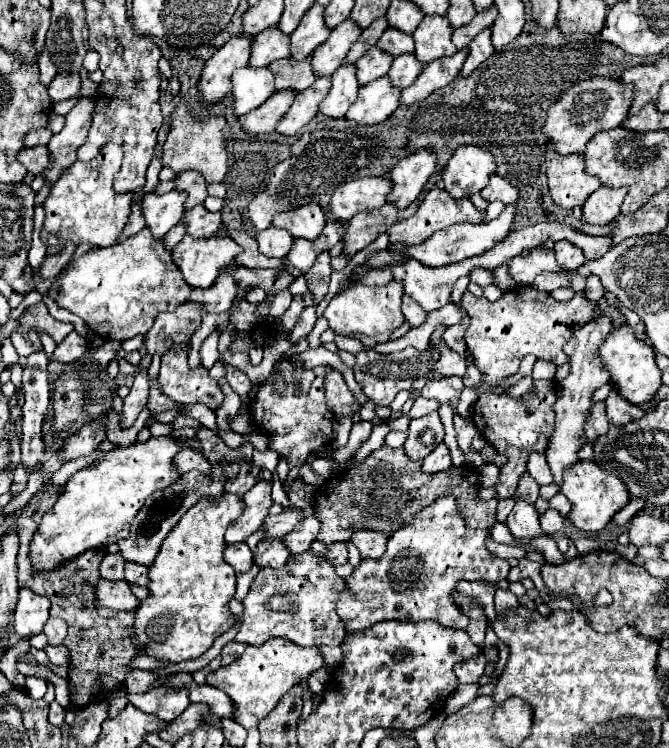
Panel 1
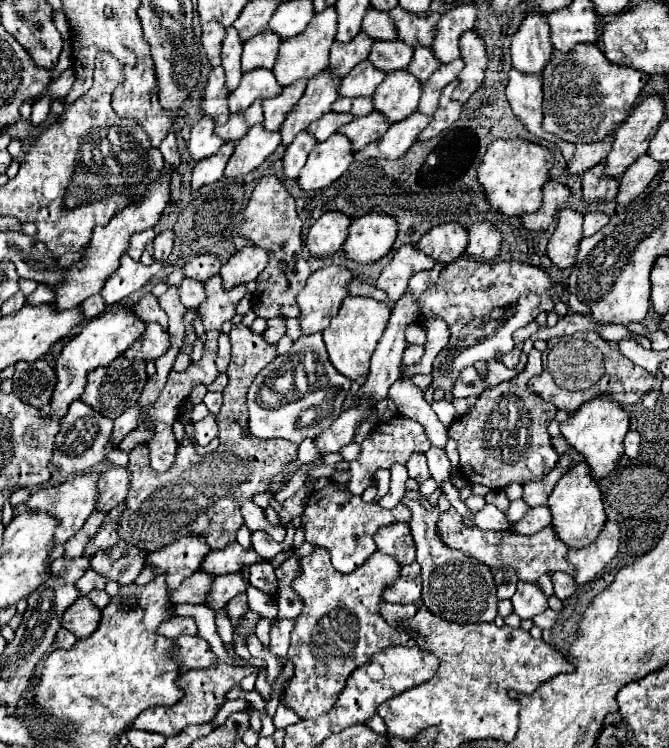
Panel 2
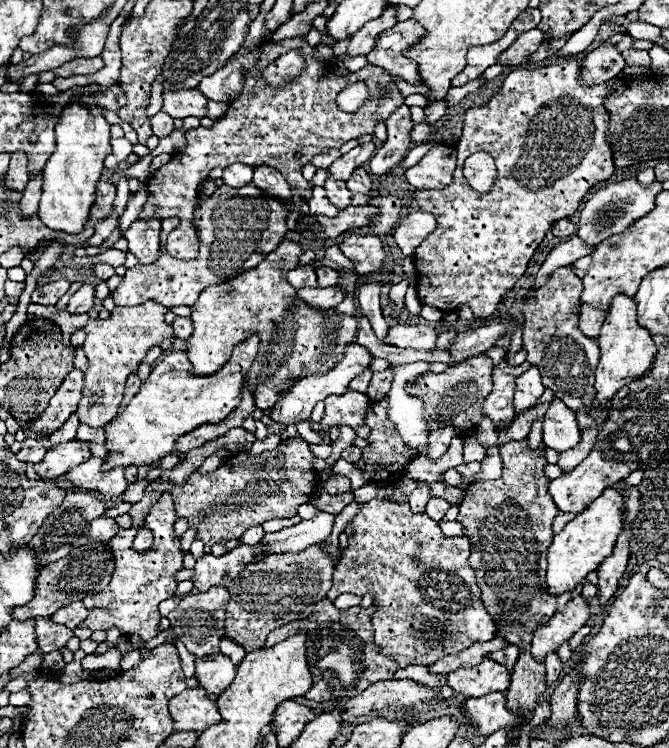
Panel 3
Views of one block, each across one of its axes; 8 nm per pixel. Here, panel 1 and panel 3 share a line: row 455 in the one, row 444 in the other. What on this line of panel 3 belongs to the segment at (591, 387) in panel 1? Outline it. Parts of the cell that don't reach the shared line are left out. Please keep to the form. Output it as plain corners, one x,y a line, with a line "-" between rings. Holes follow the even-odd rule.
554,398
550,404
550,410
544,414
544,444
552,450
566,452
566,450
574,448
578,442
580,442
580,428
576,422
576,414
562,400

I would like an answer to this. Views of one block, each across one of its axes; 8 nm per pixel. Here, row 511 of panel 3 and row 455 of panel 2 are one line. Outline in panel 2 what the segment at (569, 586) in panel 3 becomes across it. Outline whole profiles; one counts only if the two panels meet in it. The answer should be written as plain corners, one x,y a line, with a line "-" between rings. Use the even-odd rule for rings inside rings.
602,394
582,404
580,410
576,410
576,414
570,416
568,422
560,424
560,430
568,440
568,444
586,458
594,478
602,478
614,470
614,466
620,462
624,454
622,440
630,430
630,412
626,412
616,400
612,400
610,394

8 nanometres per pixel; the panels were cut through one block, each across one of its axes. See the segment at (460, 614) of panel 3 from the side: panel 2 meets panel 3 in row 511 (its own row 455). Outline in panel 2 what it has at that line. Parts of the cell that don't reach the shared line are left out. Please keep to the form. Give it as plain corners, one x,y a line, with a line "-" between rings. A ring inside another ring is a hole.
394,416
386,424
378,424
378,430
362,442
362,452
356,460
350,462
350,482
348,490
352,494
362,494
372,484
372,474
378,468
390,468
392,464
400,462
406,464
412,456
412,452
426,452
430,448
430,440
424,434
424,428
418,426
414,420
408,420
404,416

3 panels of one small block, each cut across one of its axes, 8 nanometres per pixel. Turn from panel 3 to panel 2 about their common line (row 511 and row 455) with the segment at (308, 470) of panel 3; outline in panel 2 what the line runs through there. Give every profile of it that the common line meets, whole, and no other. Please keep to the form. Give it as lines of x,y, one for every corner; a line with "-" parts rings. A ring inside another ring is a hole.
238,324
230,330
230,344
232,344
232,358
230,358
230,364
226,370
228,386
222,392
224,404
218,412
218,440
220,440
218,450
200,456
196,452
196,444
186,434
184,442
178,444
176,462
172,464
172,468
168,472
156,472
150,466
150,450
146,444
138,444
130,452
128,468
132,470
132,484
130,484
130,492
126,496
126,510
122,512
122,518
118,524
118,534
120,534
120,540
128,540
130,544
136,544
136,548
140,548
140,550
154,552
154,550
160,550
160,548
172,544
172,540
178,540
180,536
188,536
188,534
196,534
196,532
204,532
212,550
226,548
230,542
236,540
236,532
244,524
244,518
240,514
242,502
252,500
254,494
258,494
258,492
268,492
272,486
272,478
282,474
298,458
296,456
298,444
294,444
290,440
282,440
282,438
260,440
260,438
252,436
250,432
246,432
248,430
248,406
246,406
248,388
250,388
252,380
256,378
256,374
278,356
276,346
266,342
264,334
256,334
244,324

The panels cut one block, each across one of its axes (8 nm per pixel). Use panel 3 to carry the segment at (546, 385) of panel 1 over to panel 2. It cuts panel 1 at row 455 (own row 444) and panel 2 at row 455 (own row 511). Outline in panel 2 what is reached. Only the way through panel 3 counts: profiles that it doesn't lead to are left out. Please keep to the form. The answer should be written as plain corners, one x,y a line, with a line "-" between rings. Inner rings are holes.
530,354
524,372
512,380
488,386
478,396
474,408
450,426
452,438
458,440
460,470
472,484
502,490
512,482
526,484
542,480
556,466
558,452
554,450
548,434
548,424
556,416
556,406
528,390
528,380
540,372
540,356

